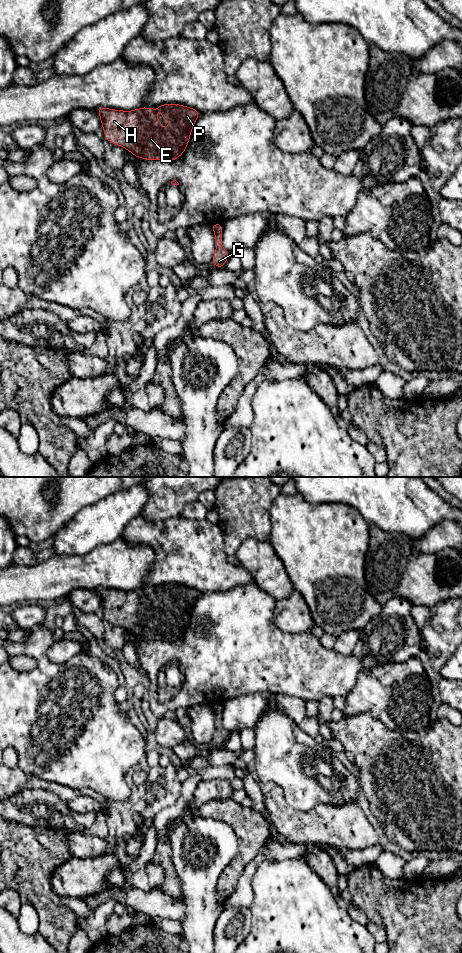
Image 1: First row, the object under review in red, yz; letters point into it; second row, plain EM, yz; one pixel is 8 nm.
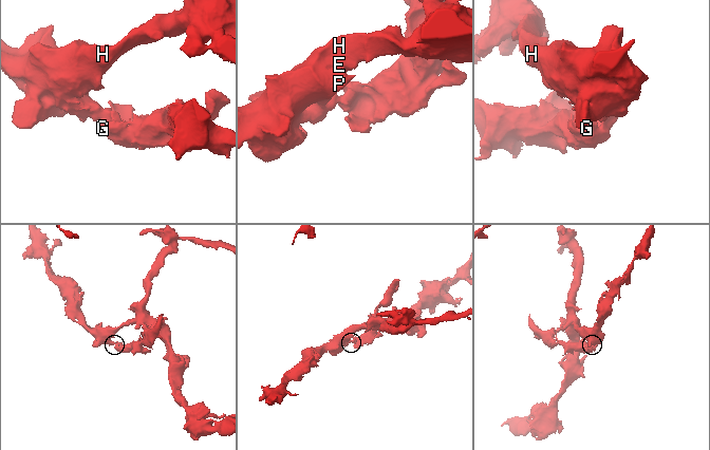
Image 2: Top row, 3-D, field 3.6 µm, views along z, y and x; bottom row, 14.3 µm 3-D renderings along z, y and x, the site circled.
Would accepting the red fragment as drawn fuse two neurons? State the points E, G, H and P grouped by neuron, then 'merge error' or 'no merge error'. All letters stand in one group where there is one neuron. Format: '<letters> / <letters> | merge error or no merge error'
E H P / G | merge error

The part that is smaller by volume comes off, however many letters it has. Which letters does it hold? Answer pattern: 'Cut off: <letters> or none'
Cut off: G

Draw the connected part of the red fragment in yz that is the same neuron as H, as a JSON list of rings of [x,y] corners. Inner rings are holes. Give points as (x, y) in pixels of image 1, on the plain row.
[[[176,583],[157,585],[153,589],[145,586],[132,591],[100,587],[96,592],[101,598],[101,606],[107,621],[125,628],[137,638],[166,641],[174,641],[184,633],[194,603],[201,594],[194,588]],[[156,590],[161,590],[162,597],[170,603],[169,610],[165,610],[156,598]]]

